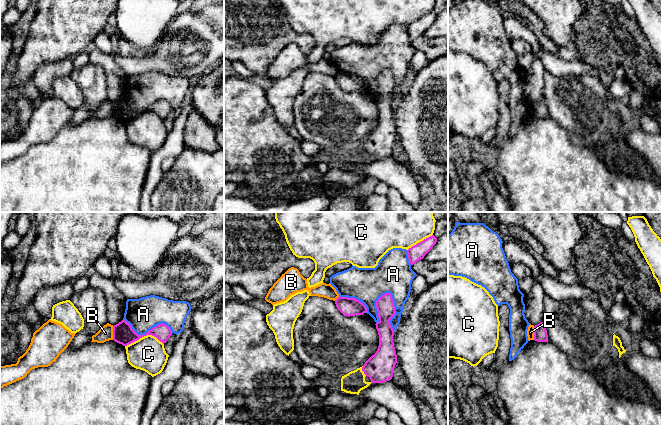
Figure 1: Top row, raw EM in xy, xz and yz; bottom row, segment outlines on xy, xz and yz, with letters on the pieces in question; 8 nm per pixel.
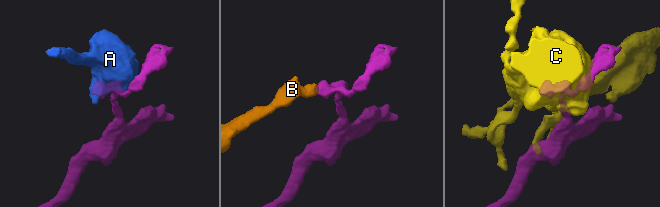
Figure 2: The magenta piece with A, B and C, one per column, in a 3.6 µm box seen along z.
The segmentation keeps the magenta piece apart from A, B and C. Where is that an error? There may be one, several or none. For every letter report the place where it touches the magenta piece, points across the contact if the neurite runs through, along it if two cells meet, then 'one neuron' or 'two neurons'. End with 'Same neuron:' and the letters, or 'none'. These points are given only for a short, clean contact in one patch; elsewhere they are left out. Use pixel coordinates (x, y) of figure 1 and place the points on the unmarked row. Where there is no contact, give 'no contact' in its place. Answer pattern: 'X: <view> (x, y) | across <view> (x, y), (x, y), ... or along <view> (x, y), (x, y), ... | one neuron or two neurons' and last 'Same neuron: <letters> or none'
A: xz (394, 86) | two neurons
B: xy (113, 109) | along xy (112, 102), (113, 115) | two neurons
C: xy (144, 111) | two neurons
Same neuron: none

